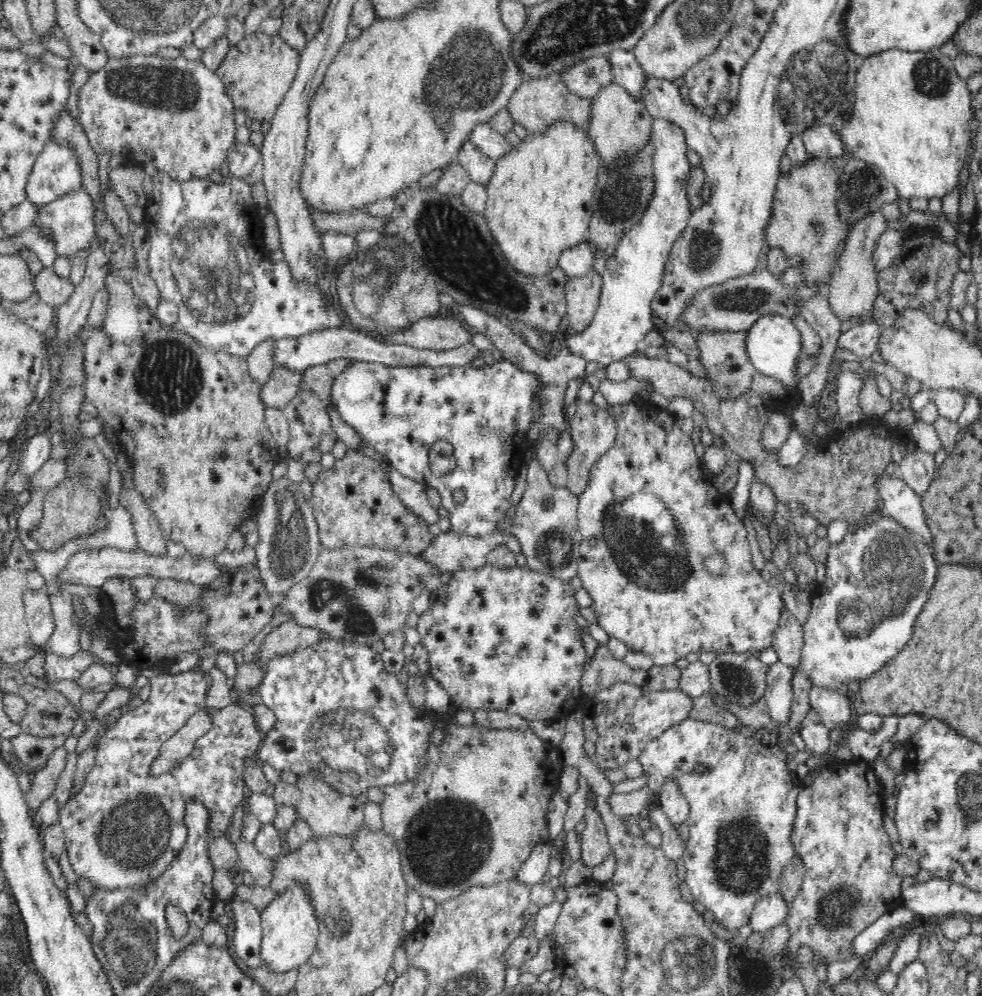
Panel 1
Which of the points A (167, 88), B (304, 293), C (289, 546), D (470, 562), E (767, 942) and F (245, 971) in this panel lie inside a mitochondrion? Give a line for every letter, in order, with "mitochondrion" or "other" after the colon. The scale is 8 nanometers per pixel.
A: mitochondrion
B: other
C: mitochondrion
D: other
E: other
F: other

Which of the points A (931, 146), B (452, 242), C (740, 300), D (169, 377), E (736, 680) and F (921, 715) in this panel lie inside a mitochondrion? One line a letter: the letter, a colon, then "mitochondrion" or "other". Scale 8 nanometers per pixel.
A: other
B: mitochondrion
C: mitochondrion
D: mitochondrion
E: mitochondrion
F: other

